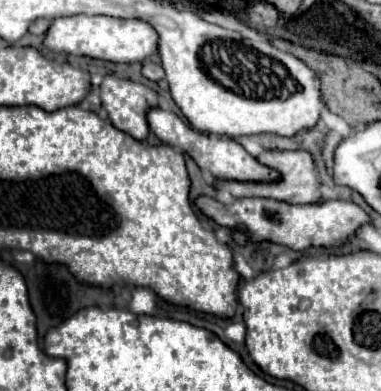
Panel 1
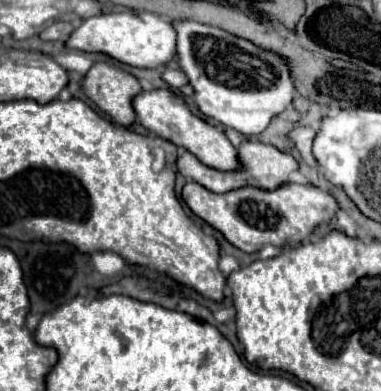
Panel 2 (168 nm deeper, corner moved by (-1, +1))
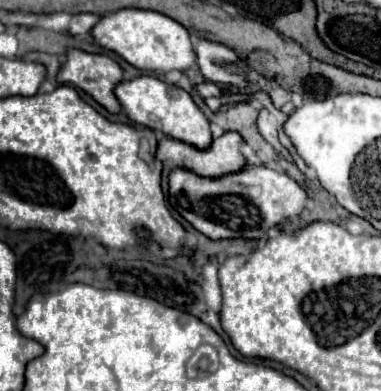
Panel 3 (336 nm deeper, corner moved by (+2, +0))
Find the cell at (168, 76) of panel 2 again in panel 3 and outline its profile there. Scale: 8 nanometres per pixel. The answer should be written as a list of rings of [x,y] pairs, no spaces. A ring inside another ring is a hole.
[[[200,83],[200,85],[194,85],[194,87],[202,97],[221,97],[226,91],[222,87],[214,85],[214,83]]]

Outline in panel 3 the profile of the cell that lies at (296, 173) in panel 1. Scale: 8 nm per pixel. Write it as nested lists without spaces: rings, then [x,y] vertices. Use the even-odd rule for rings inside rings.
[[[228,131],[222,137],[212,139],[212,145],[204,151],[178,139],[162,137],[158,141],[156,159],[172,161],[174,167],[190,169],[202,177],[220,177],[238,171],[246,165],[246,159],[240,153],[240,143],[242,137],[234,131]]]

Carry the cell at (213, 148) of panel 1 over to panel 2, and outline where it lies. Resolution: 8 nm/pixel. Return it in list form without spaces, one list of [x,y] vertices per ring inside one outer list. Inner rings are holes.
[[[169,90],[141,92],[141,94],[135,96],[133,106],[135,106],[139,122],[149,132],[173,142],[175,146],[185,148],[191,154],[195,154],[205,166],[211,166],[215,170],[241,170],[243,168],[241,162],[239,162],[237,148],[229,142],[229,138],[225,136],[223,128],[211,126],[203,118],[191,114],[191,110],[185,106],[185,102],[179,96],[175,96],[173,92],[169,92]]]

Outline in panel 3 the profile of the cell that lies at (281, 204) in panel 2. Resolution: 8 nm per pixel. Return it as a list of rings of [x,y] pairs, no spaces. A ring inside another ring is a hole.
[[[246,163],[232,175],[220,179],[204,179],[192,171],[172,169],[168,177],[170,205],[200,233],[210,239],[262,239],[274,225],[288,217],[296,217],[306,205],[306,191],[288,175],[266,165]]]

